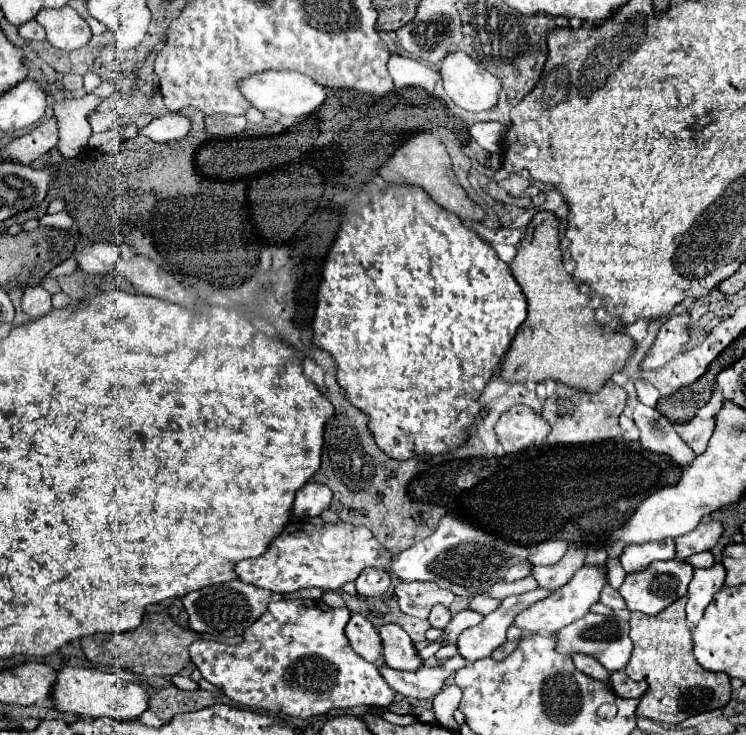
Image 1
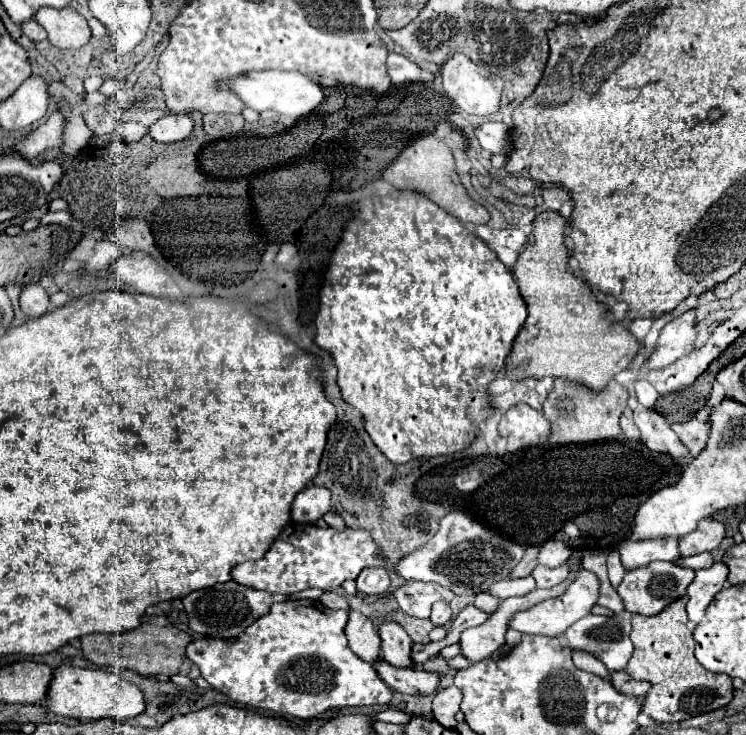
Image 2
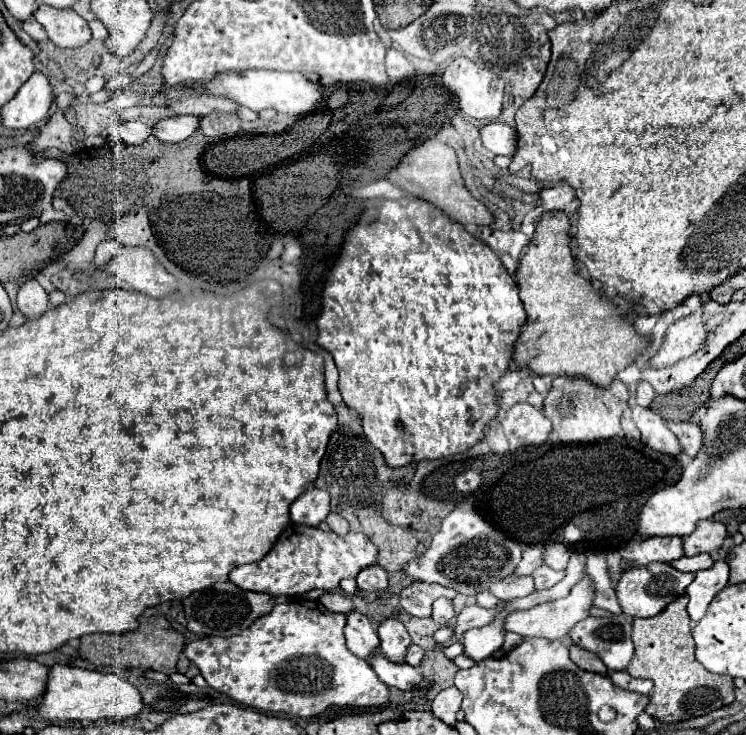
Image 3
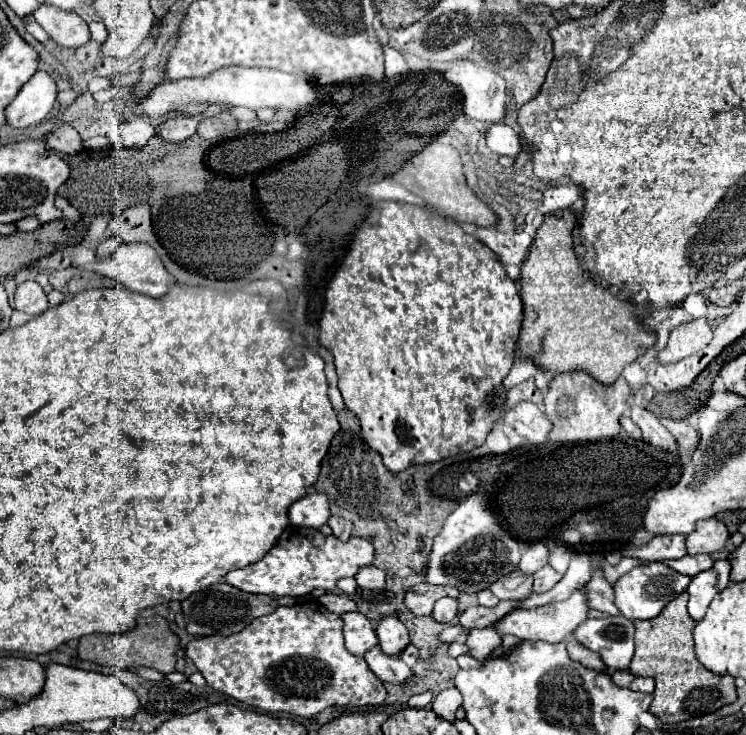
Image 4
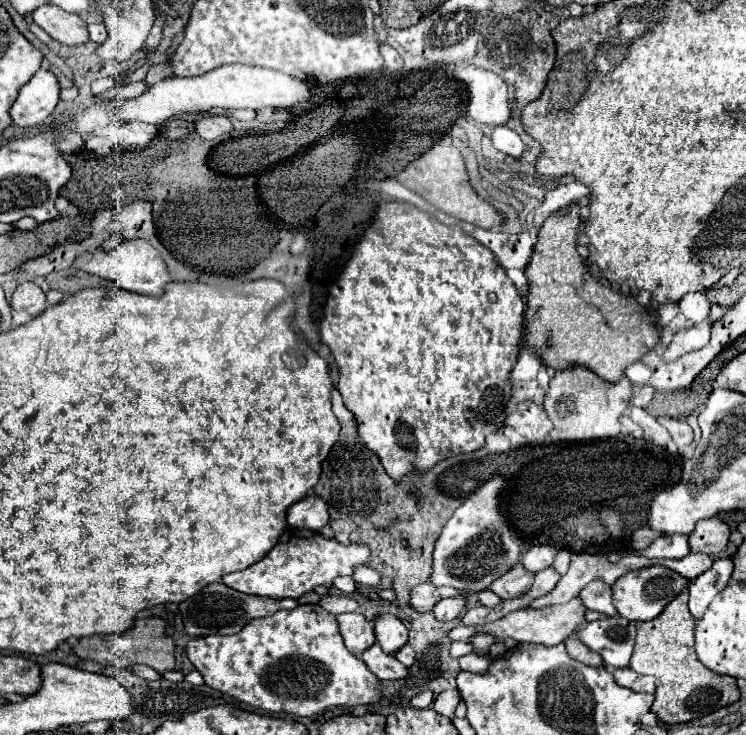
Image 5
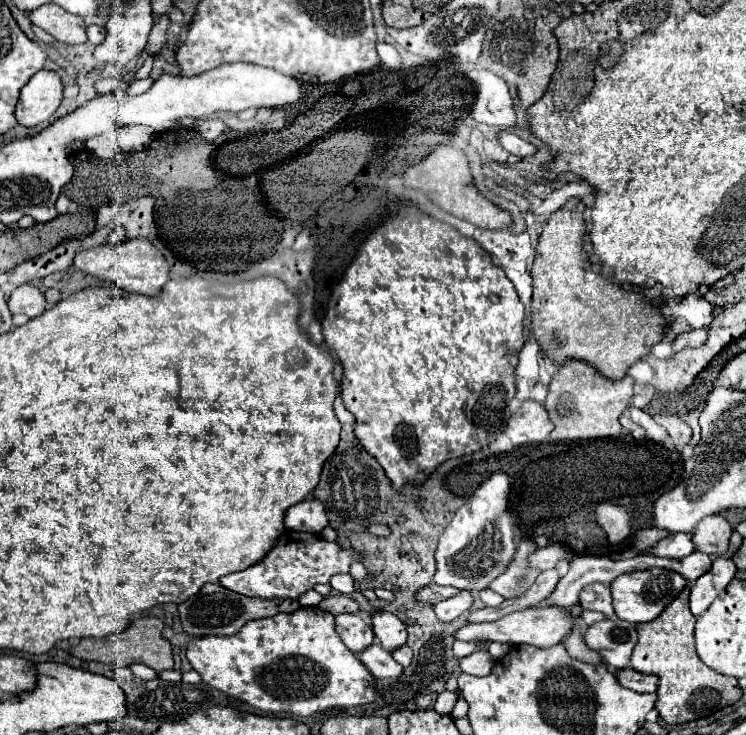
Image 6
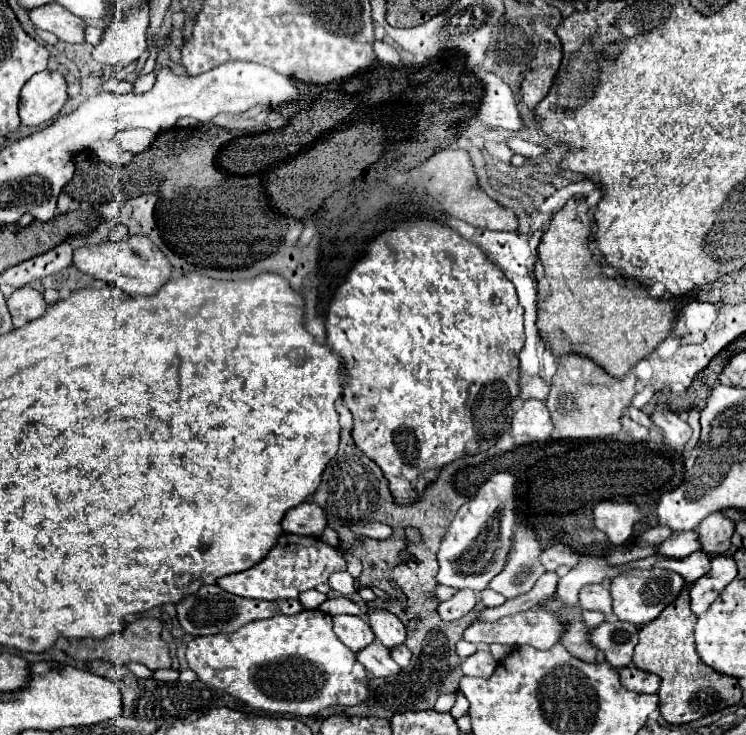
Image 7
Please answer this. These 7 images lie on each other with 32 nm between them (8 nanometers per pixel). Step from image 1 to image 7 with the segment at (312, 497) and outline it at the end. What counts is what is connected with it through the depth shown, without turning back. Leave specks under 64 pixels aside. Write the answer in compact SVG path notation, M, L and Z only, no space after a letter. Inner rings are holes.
M304 502L290 508L282 520L286 532L302 536L322 536L322 530L328 526L322 506L316 502Z

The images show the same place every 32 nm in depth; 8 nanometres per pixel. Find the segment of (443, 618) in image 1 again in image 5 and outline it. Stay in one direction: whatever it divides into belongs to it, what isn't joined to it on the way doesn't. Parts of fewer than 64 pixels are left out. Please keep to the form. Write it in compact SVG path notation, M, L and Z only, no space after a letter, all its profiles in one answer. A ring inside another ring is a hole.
M458 594L454 598L438 600L436 606L434 606L434 616L440 622L450 622L450 620L460 616L460 612L464 610L464 604L466 604L466 596L464 594Z

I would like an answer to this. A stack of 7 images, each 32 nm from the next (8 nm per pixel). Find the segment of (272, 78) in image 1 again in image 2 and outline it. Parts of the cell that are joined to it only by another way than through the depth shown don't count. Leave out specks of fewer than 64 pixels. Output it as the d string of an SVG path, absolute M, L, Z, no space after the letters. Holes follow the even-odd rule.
M260 70L260 72L250 72L244 76L238 76L232 80L230 88L254 110L264 112L264 110L276 110L280 114L288 114L294 118L308 116L312 110L320 106L324 100L324 90L316 82L312 82L308 76L300 72L282 72L282 70Z

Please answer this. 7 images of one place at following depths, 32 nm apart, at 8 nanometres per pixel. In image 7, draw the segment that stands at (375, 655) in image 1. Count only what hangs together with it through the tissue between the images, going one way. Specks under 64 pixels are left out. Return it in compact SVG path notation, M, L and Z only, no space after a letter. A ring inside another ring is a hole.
M350 614L334 616L334 632L352 652L360 652L374 640L374 632L370 630L370 624L364 618Z

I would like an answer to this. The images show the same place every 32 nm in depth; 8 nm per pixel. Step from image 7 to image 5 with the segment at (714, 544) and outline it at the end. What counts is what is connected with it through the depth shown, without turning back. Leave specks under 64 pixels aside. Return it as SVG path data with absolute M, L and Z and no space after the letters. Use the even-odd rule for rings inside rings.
M706 518L700 520L694 528L694 532L688 536L690 552L702 552L702 554L718 554L726 548L730 538L730 528L720 518Z

